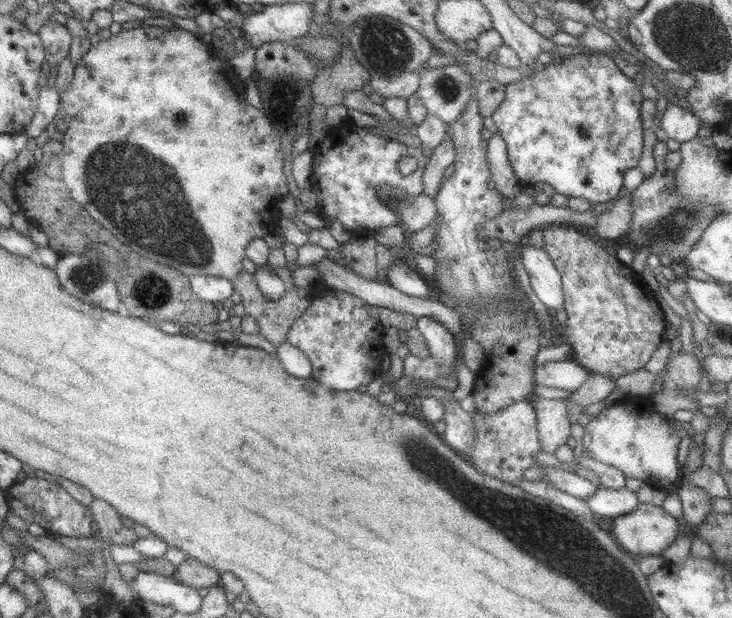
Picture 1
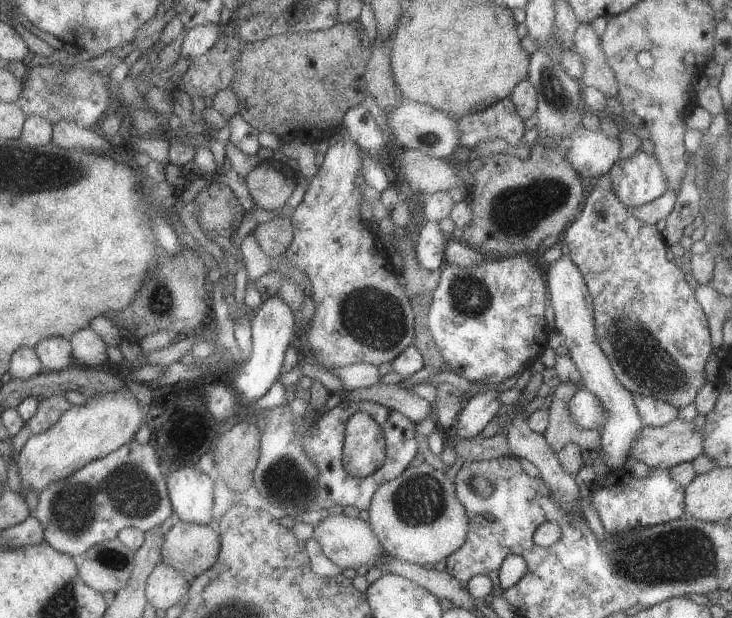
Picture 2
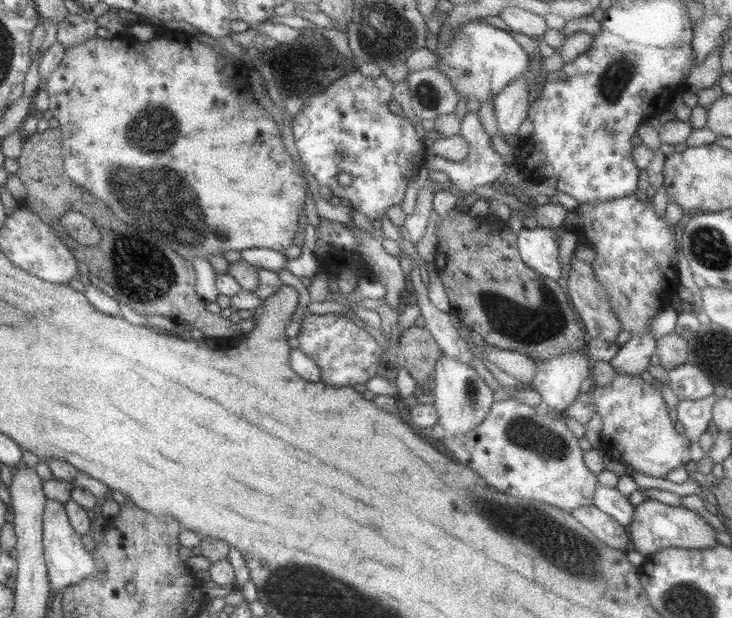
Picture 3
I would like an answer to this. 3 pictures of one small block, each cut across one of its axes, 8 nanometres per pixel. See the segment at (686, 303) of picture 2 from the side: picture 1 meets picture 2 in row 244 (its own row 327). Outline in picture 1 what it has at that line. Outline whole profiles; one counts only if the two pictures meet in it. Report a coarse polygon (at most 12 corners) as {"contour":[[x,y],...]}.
{"contour":[[580,228],[542,230],[573,360],[613,379],[665,336],[656,294]]}

